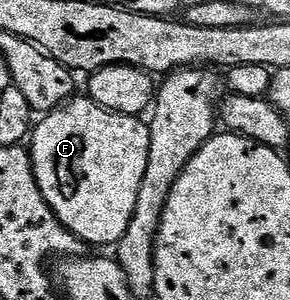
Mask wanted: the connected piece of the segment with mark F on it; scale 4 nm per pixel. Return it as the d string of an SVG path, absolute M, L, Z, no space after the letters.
M79 95L51 110L34 126L29 138L29 152L41 195L49 207L61 219L61 223L88 246L118 245L133 211L137 207L137 191L141 191L141 179L145 179L145 167L149 163L149 139L151 131L146 120L109 111L93 103L86 95Z

